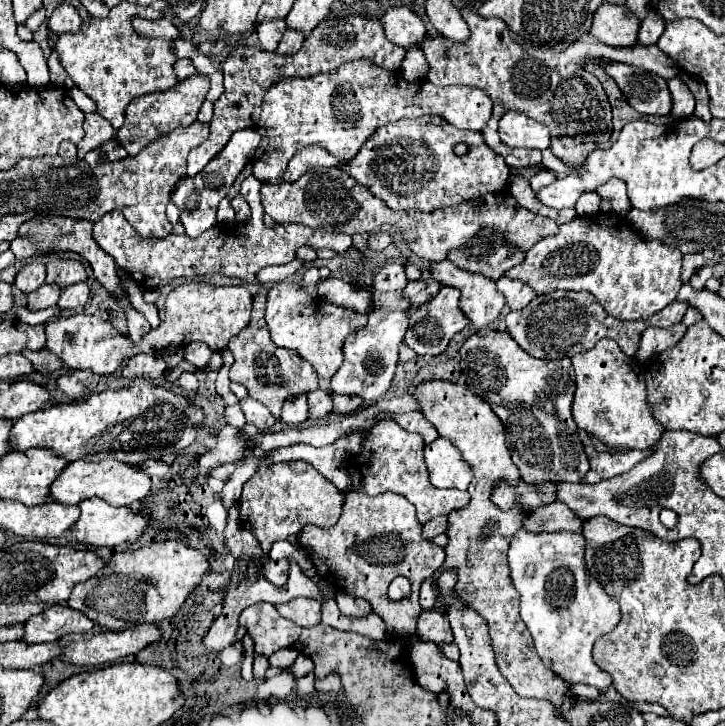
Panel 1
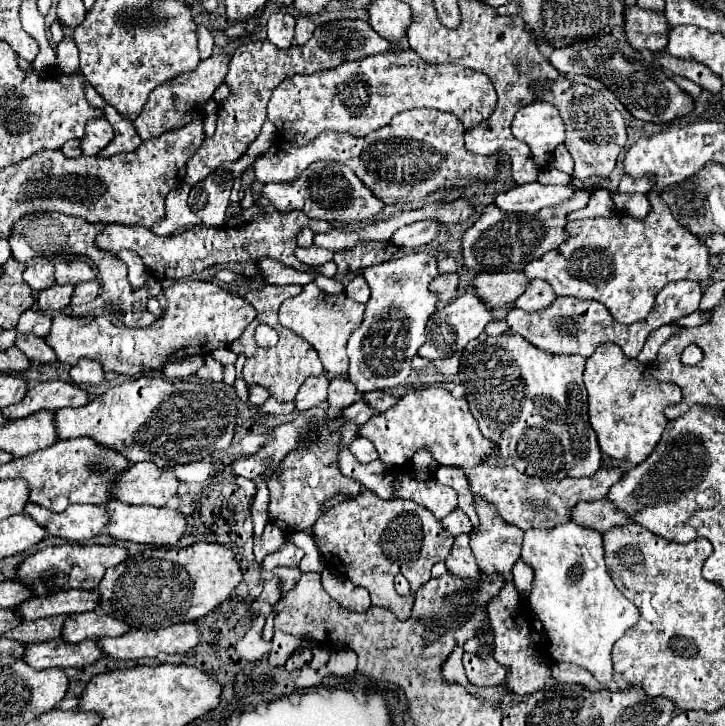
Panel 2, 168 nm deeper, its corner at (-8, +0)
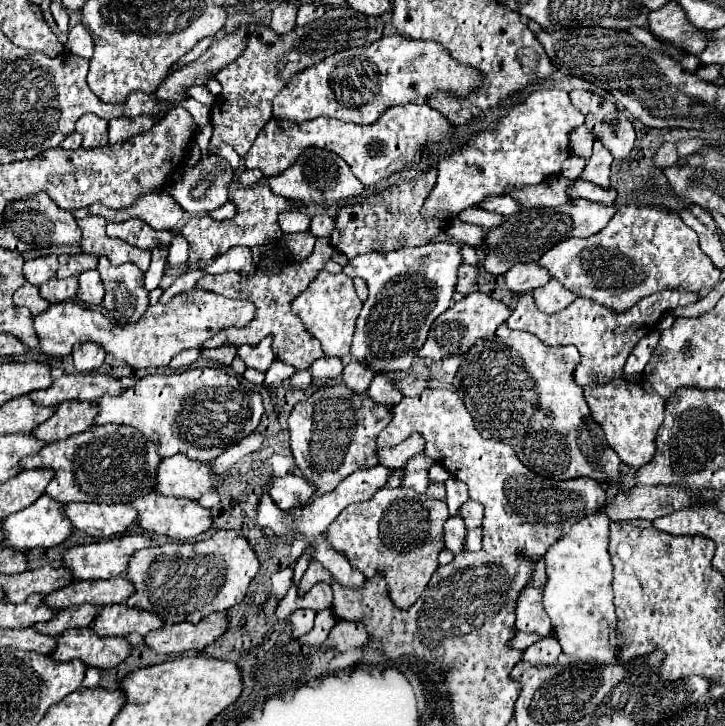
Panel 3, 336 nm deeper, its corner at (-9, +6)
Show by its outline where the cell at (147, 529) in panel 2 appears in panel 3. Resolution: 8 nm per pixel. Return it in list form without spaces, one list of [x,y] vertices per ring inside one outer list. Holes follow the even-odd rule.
[[[148,493],[144,497],[138,497],[130,503],[138,511],[138,527],[144,533],[156,533],[156,535],[168,535],[172,539],[194,539],[206,529],[210,529],[210,513],[204,509],[198,501],[192,499],[174,499],[174,497],[164,497],[160,493]]]

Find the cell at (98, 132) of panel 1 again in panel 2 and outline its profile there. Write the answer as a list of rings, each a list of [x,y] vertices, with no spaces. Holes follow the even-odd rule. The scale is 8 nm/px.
[[[91,119],[85,127],[85,135],[81,137],[83,155],[99,155],[103,147],[107,147],[113,139],[113,127],[107,119]]]

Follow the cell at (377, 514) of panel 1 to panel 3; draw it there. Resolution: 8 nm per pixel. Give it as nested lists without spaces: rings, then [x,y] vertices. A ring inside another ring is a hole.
[[[382,487],[372,499],[348,505],[336,521],[330,523],[324,537],[336,551],[348,557],[350,565],[366,579],[382,575],[392,603],[398,609],[408,609],[438,569],[438,553],[444,549],[442,525],[448,517],[444,501],[434,501],[406,487]]]

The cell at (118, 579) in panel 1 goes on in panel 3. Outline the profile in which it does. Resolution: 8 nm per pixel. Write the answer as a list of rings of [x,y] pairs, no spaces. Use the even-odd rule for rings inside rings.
[[[226,529],[194,543],[166,543],[142,549],[130,557],[130,565],[124,573],[136,587],[134,595],[126,601],[126,607],[146,609],[162,617],[164,623],[198,623],[214,611],[226,611],[240,603],[258,569],[258,557],[248,541],[236,531]]]

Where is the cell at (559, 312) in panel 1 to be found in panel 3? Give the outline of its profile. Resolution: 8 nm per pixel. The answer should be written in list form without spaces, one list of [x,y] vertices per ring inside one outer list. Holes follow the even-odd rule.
[[[666,289],[662,293],[654,293],[654,295],[648,295],[648,297],[640,299],[626,313],[618,313],[618,311],[612,311],[612,309],[608,309],[604,305],[598,305],[598,303],[590,301],[590,299],[578,297],[578,299],[572,301],[570,307],[548,315],[548,313],[538,311],[534,301],[532,301],[532,295],[526,293],[526,295],[522,295],[518,299],[516,309],[506,319],[506,325],[510,329],[528,331],[528,333],[536,335],[540,341],[544,341],[550,347],[574,345],[582,355],[582,361],[580,361],[574,377],[576,377],[576,383],[580,387],[586,387],[594,379],[596,381],[608,381],[608,379],[618,377],[622,373],[622,369],[624,369],[624,363],[626,363],[628,355],[636,347],[636,343],[648,331],[652,331],[658,325],[658,321],[660,321],[660,317],[664,313],[674,311],[674,309],[684,307],[684,305],[692,305],[698,299],[700,299],[698,293],[688,293],[686,289]]]

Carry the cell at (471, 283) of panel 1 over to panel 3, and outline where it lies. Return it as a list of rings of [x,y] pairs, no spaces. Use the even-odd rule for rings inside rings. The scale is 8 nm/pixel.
[[[516,263],[504,273],[504,283],[514,293],[530,293],[536,287],[546,285],[548,279],[548,271],[538,263]]]

